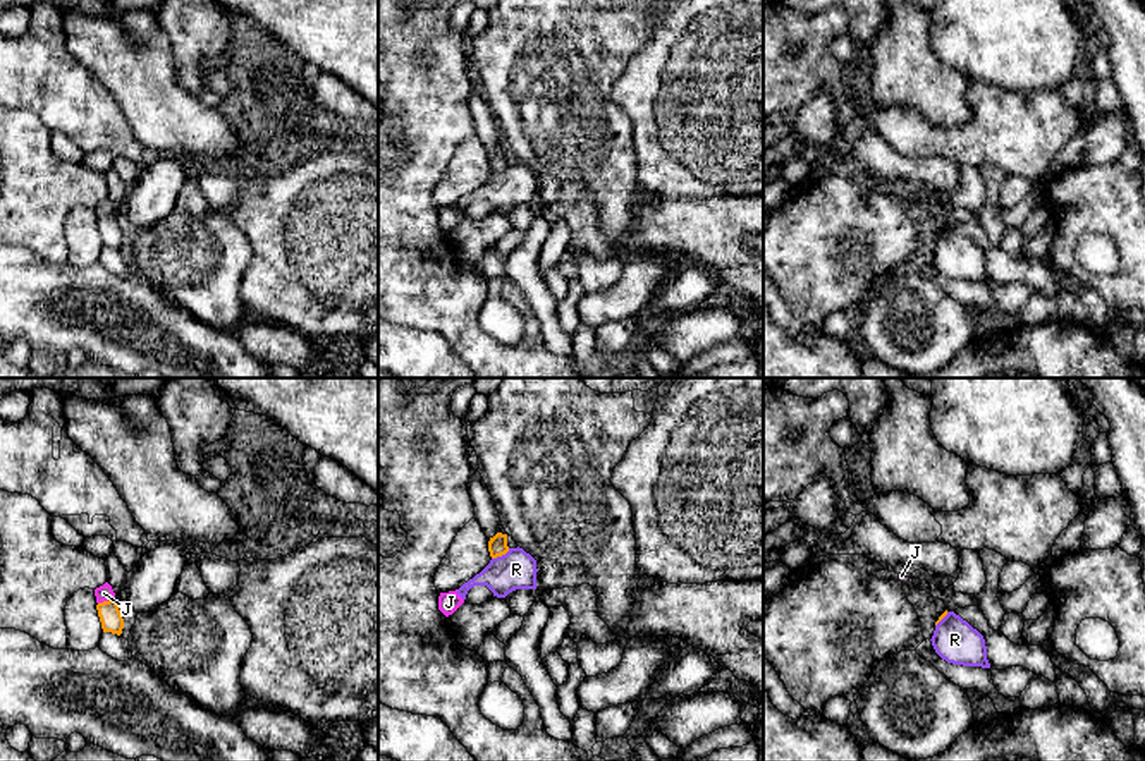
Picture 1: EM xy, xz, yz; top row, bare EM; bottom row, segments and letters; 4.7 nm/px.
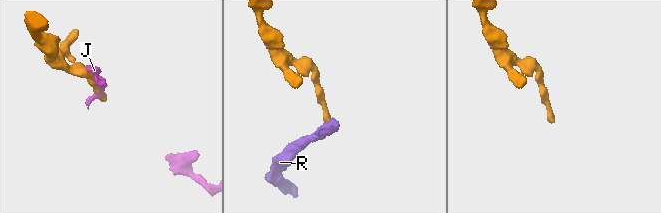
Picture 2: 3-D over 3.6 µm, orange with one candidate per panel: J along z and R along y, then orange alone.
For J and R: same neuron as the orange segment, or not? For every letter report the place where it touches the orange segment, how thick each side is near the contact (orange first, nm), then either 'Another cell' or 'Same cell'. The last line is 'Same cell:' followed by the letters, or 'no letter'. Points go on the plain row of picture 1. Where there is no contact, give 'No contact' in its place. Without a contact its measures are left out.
J: Touches orange at xy (105, 217). Thickness 110 nm (orange) against 80 nm. Another cell
R: Touches orange at xz (501, 170). Thickness 90 nm (orange) against 180 nm. Another cell
Same cell: no letter

